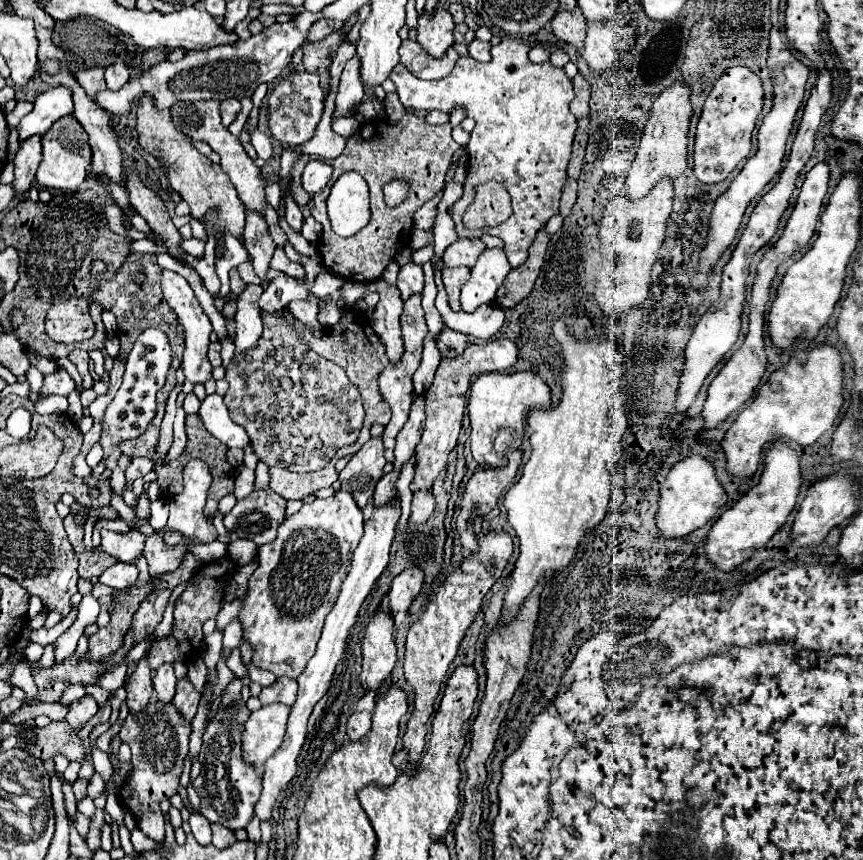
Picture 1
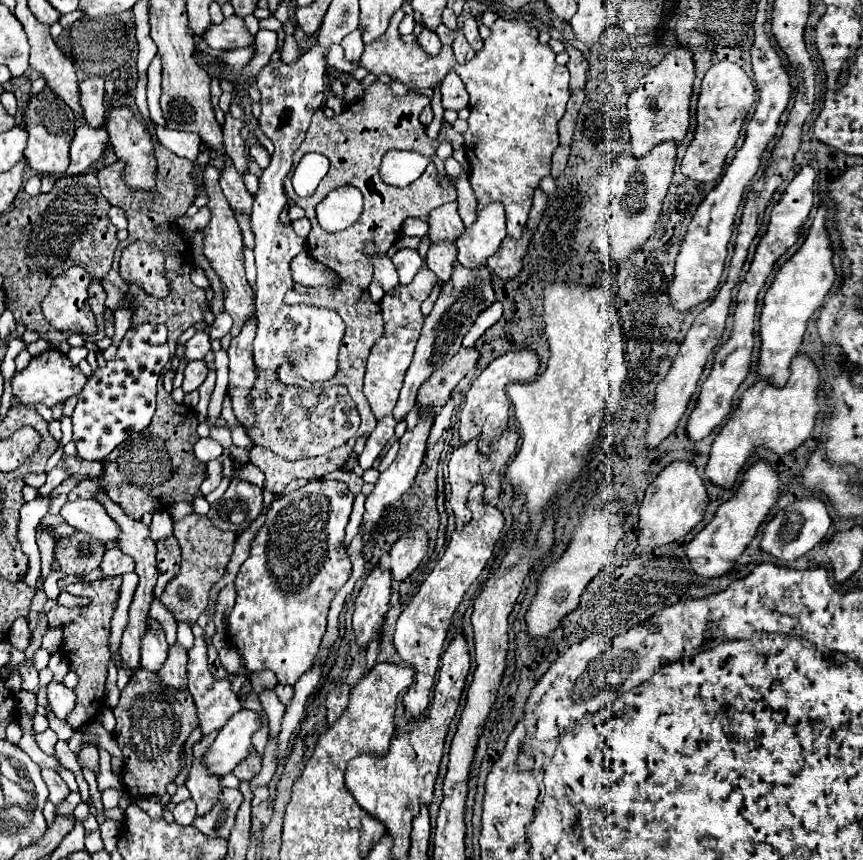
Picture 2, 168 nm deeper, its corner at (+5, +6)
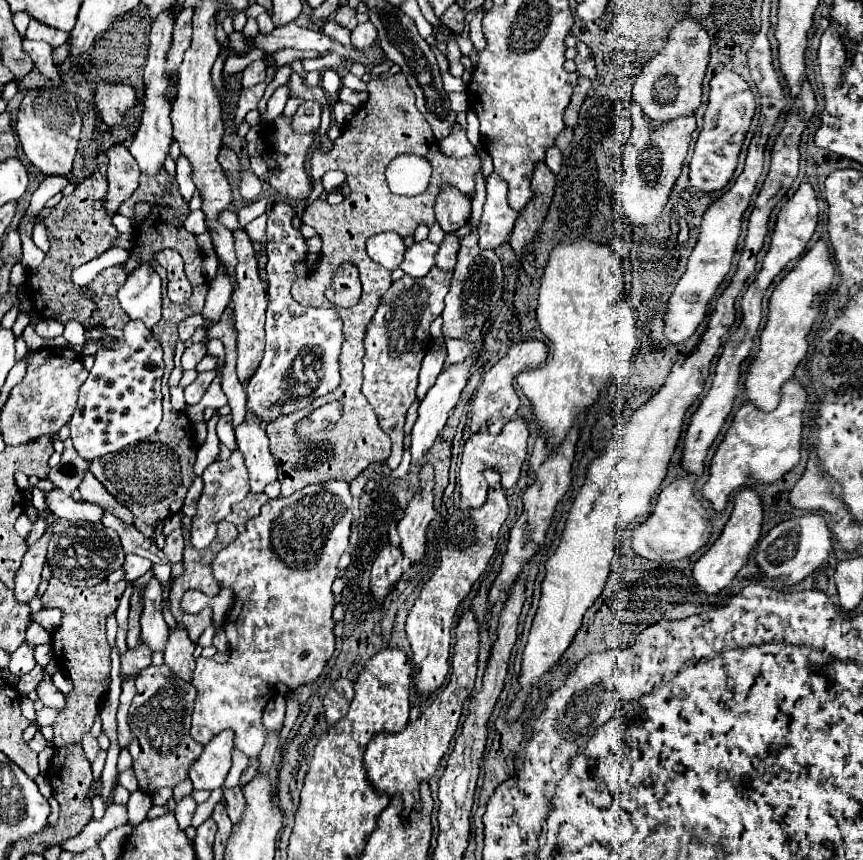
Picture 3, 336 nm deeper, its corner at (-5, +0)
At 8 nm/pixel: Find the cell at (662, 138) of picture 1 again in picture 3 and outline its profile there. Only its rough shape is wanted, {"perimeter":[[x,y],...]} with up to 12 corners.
{"perimeter":[[686,15],[632,99],[668,121],[700,107],[708,31]]}

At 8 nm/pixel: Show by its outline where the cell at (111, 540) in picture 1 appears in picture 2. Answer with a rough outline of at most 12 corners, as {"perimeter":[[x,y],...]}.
{"perimeter":[[96,499],[68,501],[60,515],[108,547],[120,527]]}

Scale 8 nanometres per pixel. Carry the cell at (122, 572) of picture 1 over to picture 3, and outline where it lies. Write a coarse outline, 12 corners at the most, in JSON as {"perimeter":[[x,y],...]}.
{"perimeter":[[126,555],[126,581],[136,581],[152,569],[152,561]]}

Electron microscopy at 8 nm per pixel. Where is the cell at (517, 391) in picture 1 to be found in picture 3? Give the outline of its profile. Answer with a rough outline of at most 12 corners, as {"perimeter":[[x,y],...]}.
{"perimeter":[[520,341],[484,375],[472,399],[474,433],[496,435],[516,417],[514,379],[548,347]]}

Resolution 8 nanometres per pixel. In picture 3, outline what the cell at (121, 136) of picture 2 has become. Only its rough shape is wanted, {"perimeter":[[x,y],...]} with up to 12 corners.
{"perimeter":[[96,83],[94,111],[108,125],[122,123],[136,103],[124,83]]}

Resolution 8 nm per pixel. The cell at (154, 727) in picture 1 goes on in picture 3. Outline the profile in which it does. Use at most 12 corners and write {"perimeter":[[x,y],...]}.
{"perimeter":[[166,665],[136,679],[128,751],[140,791],[176,787],[202,753],[194,685]]}

